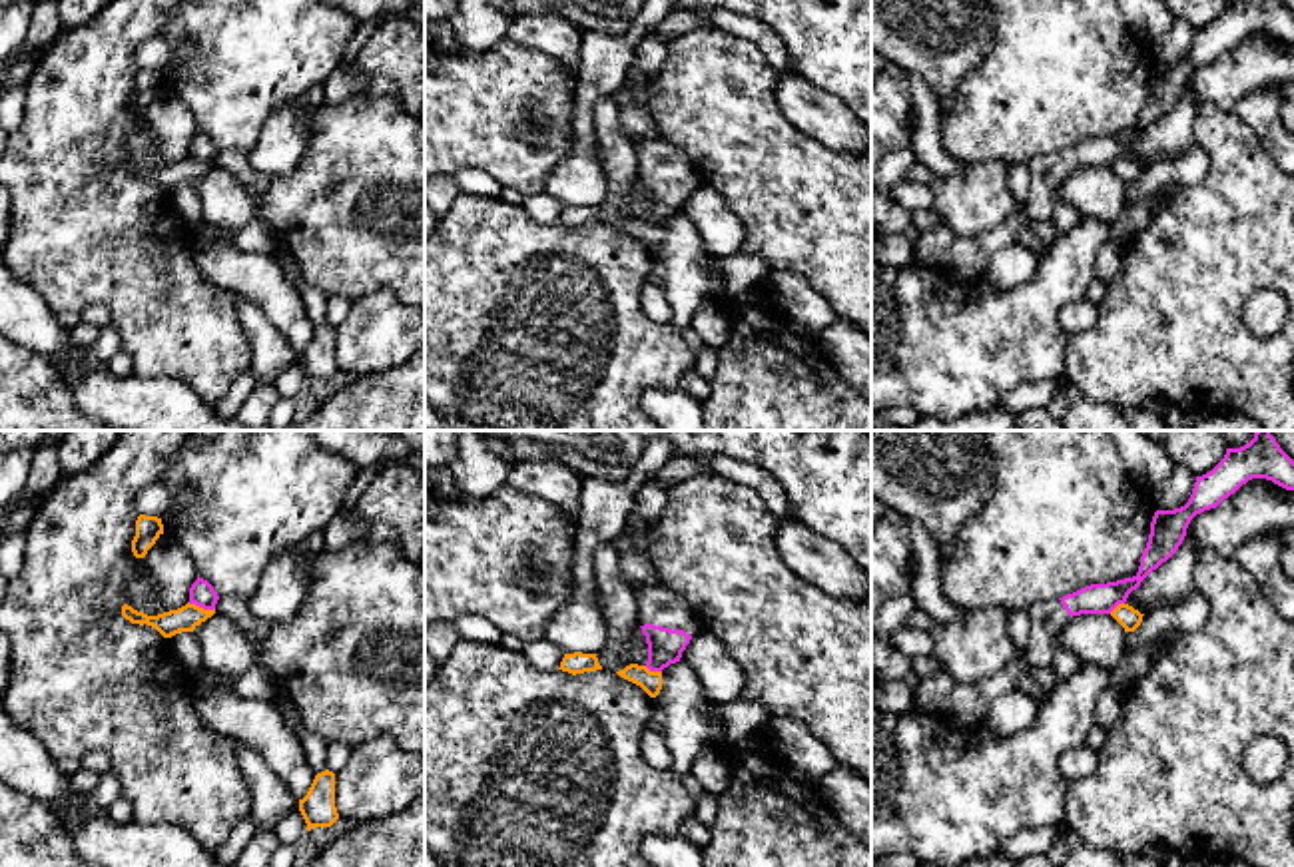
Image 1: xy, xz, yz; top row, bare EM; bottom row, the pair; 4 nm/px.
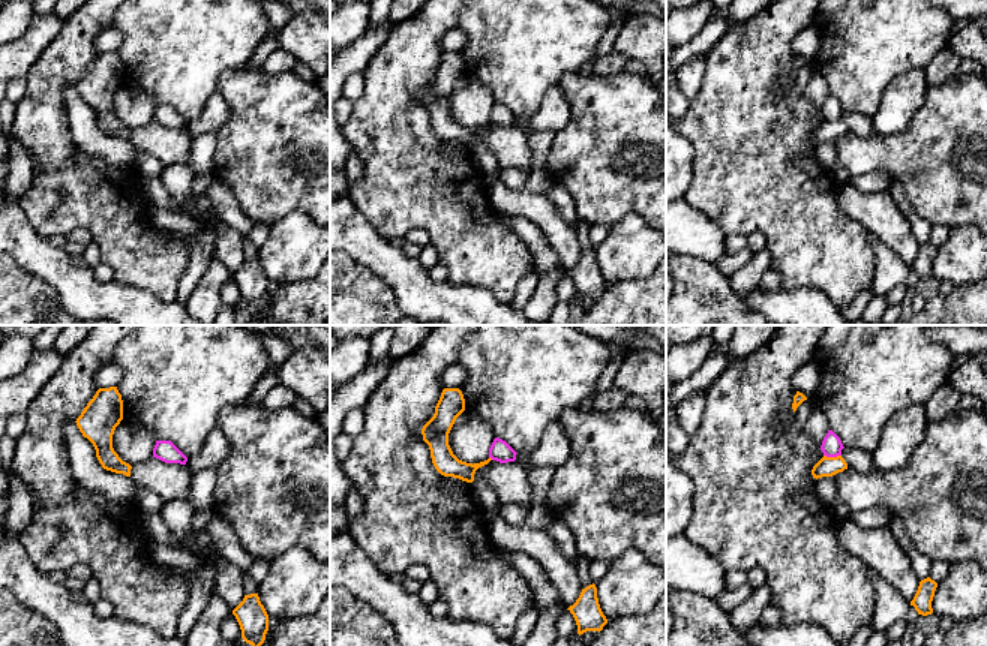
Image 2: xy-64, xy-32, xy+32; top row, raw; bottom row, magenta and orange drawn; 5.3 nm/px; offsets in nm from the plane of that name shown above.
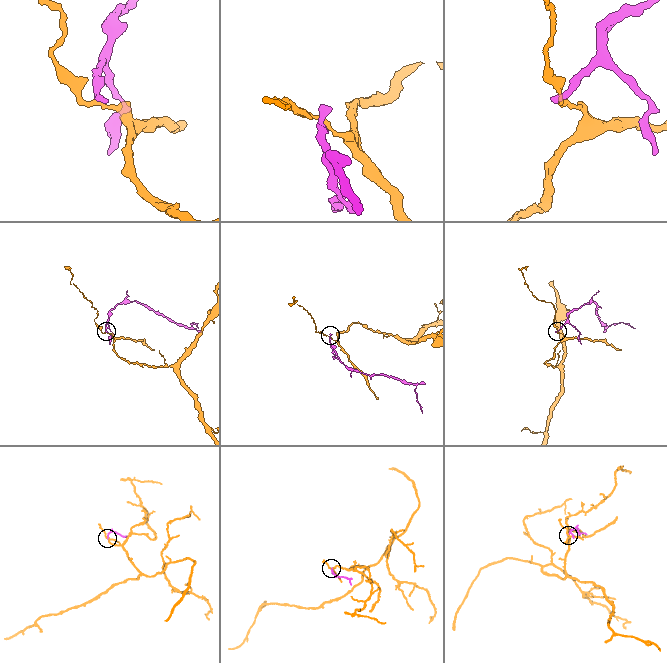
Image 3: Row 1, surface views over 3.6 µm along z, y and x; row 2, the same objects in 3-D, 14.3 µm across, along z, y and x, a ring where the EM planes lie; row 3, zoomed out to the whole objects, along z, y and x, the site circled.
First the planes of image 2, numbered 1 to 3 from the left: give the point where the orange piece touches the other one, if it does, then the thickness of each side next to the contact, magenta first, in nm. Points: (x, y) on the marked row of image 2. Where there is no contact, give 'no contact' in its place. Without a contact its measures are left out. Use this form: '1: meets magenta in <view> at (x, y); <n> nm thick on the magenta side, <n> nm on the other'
1: no contact
2: meets magenta in xy-32 at (491, 457); 110 nm thick on the magenta side, 120 nm on the other
3: meets magenta in xy+32 at (833, 456); 110 nm thick on the magenta side, 110 nm on the other

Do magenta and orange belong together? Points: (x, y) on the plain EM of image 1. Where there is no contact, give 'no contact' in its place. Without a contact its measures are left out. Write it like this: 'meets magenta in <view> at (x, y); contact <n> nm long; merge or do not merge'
meets magenta in xy at (202, 160); contact 120 nm long; do not merge

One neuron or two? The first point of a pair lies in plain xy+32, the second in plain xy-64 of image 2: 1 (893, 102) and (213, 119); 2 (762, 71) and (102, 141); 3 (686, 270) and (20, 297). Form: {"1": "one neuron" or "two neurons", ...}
{"1": "one neuron", "2": "two neurons", "3": "one neuron"}

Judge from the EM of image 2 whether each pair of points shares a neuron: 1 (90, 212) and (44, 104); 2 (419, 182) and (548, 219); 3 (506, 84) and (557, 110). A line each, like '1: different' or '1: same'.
1: same
2: different
3: different

